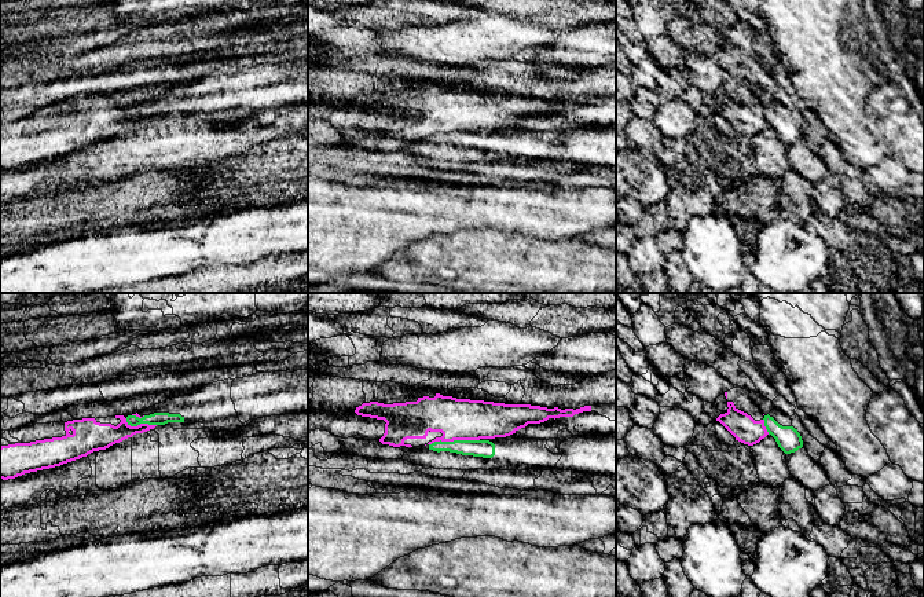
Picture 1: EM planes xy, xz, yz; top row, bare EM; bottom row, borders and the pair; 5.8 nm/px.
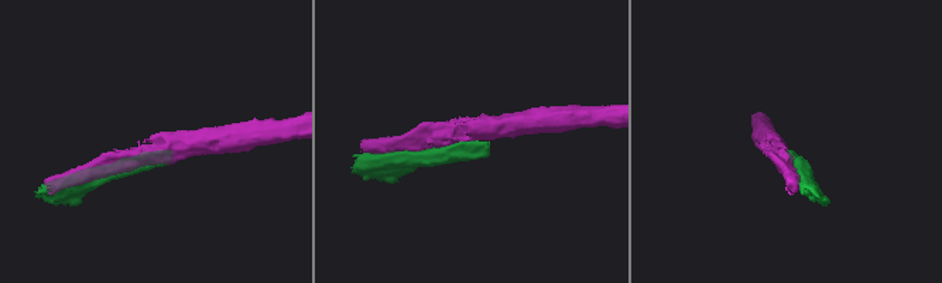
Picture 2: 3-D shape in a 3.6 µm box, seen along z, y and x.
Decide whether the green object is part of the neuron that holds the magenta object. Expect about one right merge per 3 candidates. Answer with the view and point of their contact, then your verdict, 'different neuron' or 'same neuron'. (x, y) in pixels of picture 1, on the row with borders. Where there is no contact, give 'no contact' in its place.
xz (454, 439) | different neuron

